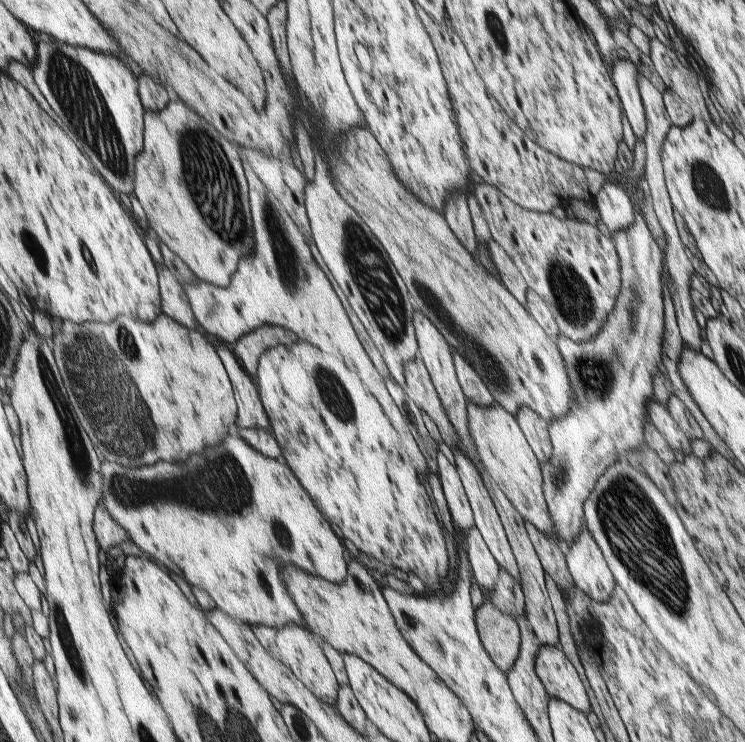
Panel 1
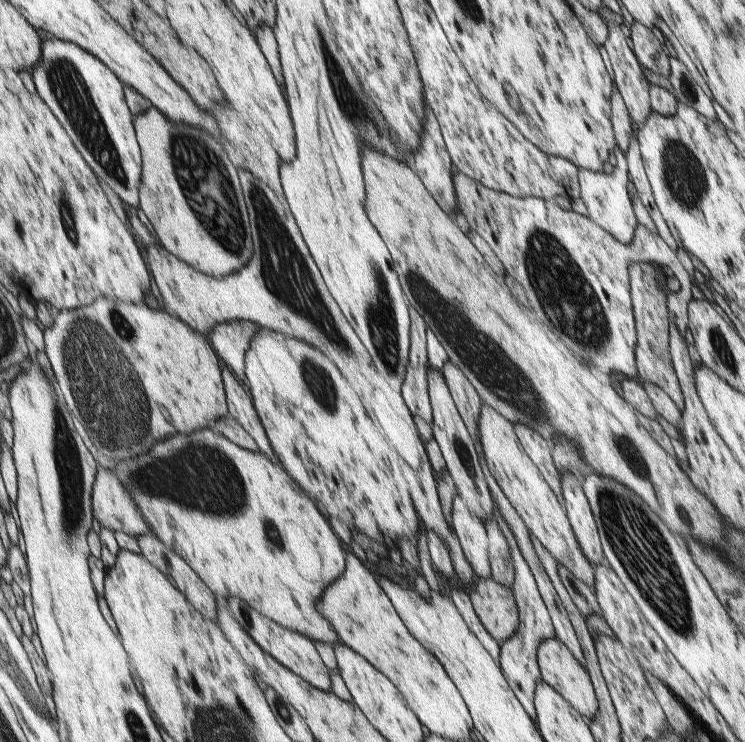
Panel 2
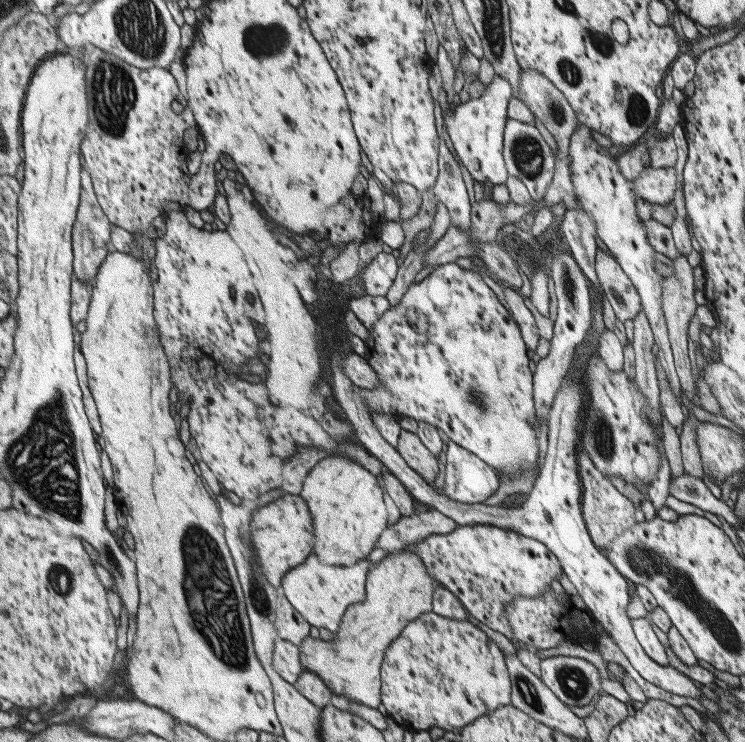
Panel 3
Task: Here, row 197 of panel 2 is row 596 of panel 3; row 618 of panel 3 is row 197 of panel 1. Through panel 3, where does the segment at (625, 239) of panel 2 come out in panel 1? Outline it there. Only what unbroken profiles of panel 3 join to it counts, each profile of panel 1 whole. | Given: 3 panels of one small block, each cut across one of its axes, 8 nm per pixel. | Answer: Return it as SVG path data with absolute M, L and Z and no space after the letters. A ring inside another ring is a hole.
M611 182L603 183L596 192L593 206L609 232L623 231L634 224L631 200L627 198L625 190L613 186Z

